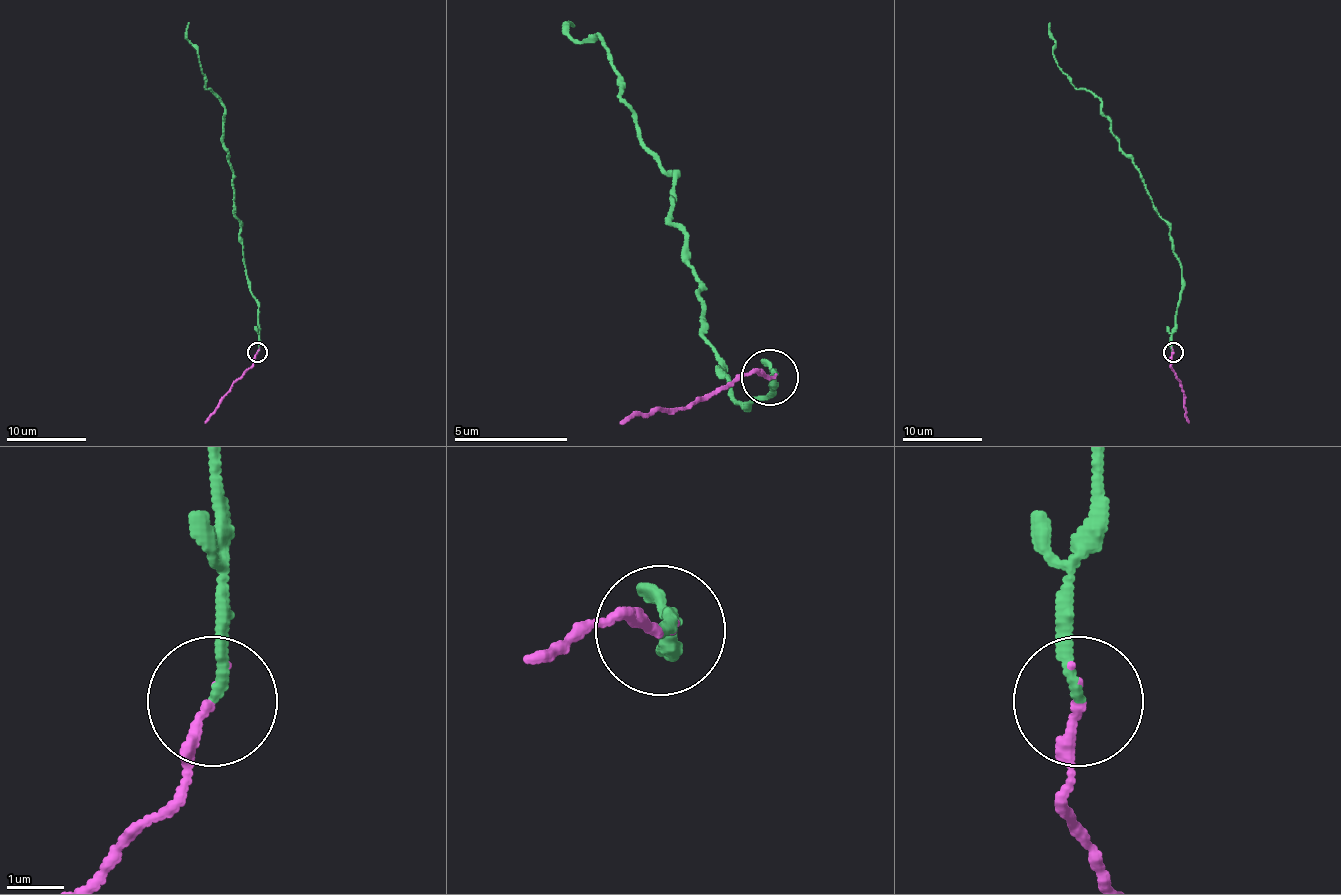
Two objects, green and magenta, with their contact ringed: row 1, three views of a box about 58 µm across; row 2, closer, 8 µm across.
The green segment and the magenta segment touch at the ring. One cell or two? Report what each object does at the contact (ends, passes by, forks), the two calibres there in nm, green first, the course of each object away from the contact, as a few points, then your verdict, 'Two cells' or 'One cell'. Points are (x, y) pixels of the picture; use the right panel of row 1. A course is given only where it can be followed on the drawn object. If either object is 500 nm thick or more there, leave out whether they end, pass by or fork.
At the ring green ends. At the ring magenta ends. Thickness 170 nm (green) against 170 nm. Course of green: (1172, 352), (1182, 282), (1170, 228), (1097, 97), (1057, 64), (1049, 22). Course of magenta: (1172, 352), (1170, 365), (1184, 393), (1188, 423). Two cells

